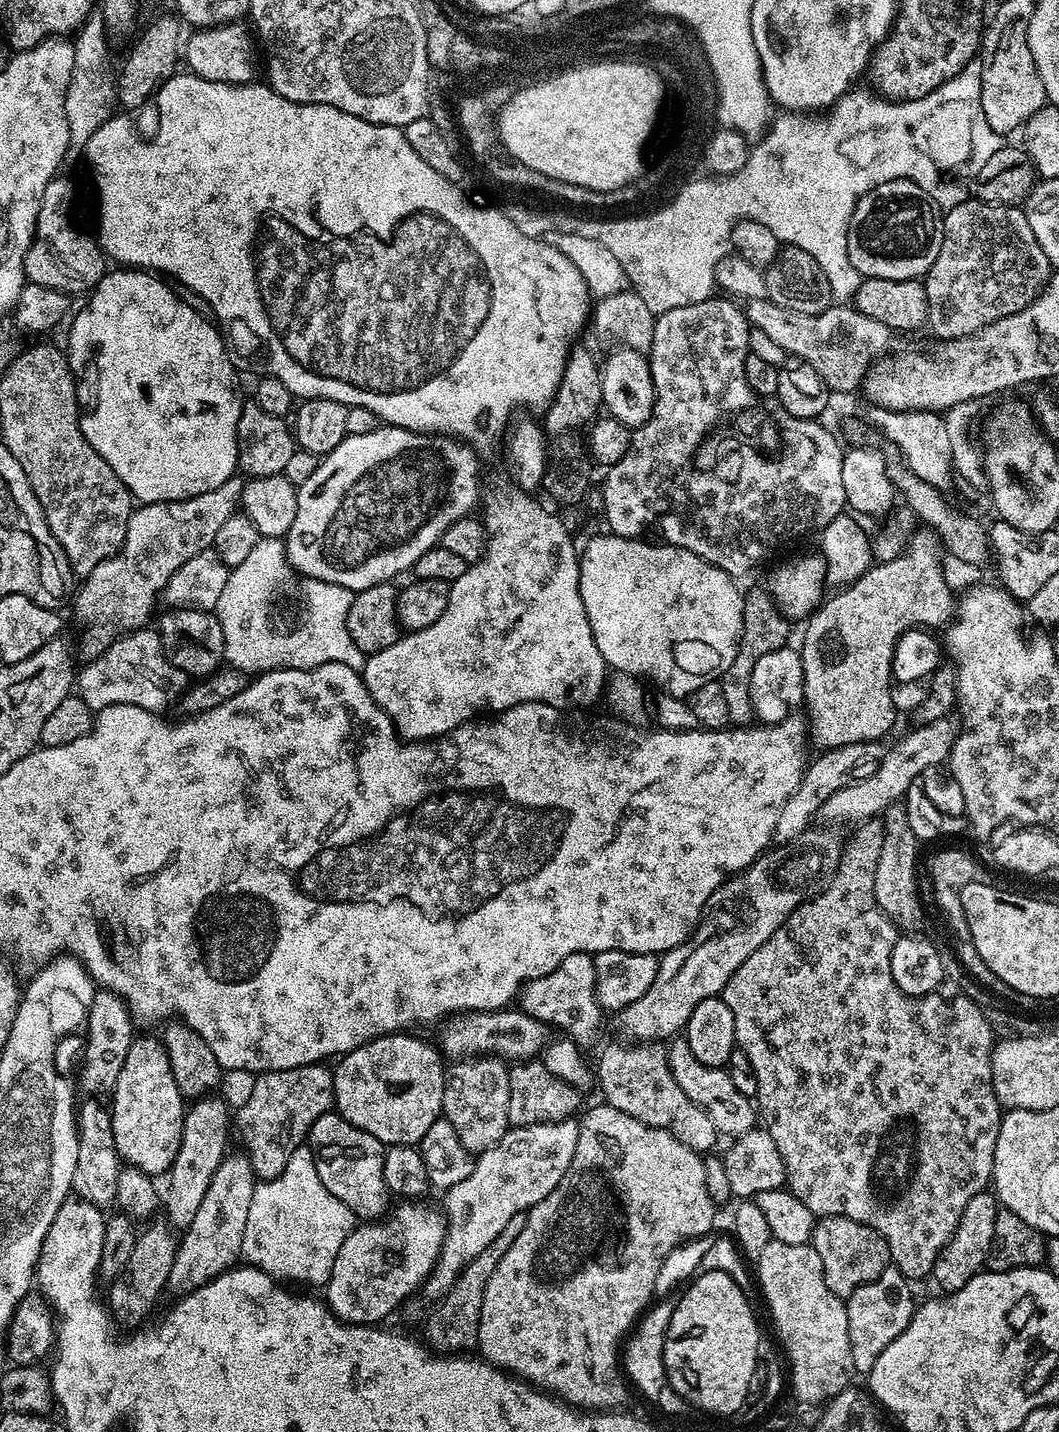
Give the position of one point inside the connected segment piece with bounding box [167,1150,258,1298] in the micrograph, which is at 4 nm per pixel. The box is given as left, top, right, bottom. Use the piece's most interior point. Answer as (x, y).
(211, 1245)

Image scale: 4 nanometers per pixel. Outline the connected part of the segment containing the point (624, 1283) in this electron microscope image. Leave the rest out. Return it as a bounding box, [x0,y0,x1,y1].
[476,1102,717,1410]

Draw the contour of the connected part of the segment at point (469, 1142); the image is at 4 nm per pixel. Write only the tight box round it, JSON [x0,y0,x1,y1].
[442,1057,509,1154]

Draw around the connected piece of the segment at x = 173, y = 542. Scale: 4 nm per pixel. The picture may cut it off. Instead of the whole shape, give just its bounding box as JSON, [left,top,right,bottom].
[74,474,245,662]

